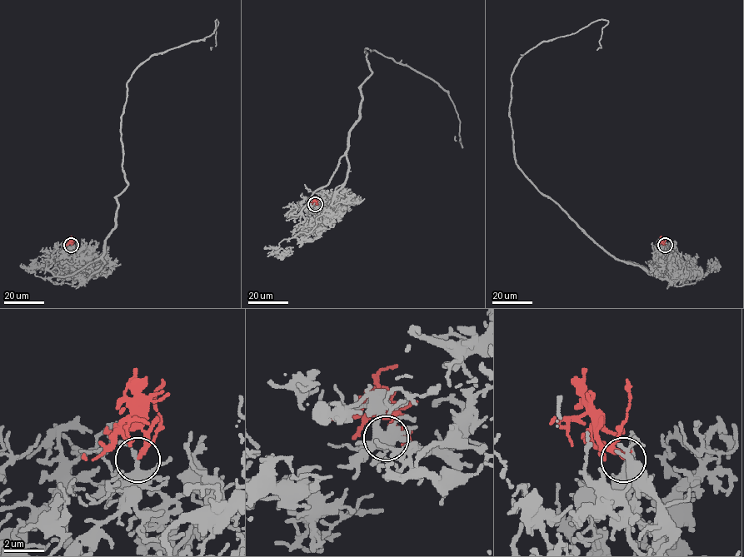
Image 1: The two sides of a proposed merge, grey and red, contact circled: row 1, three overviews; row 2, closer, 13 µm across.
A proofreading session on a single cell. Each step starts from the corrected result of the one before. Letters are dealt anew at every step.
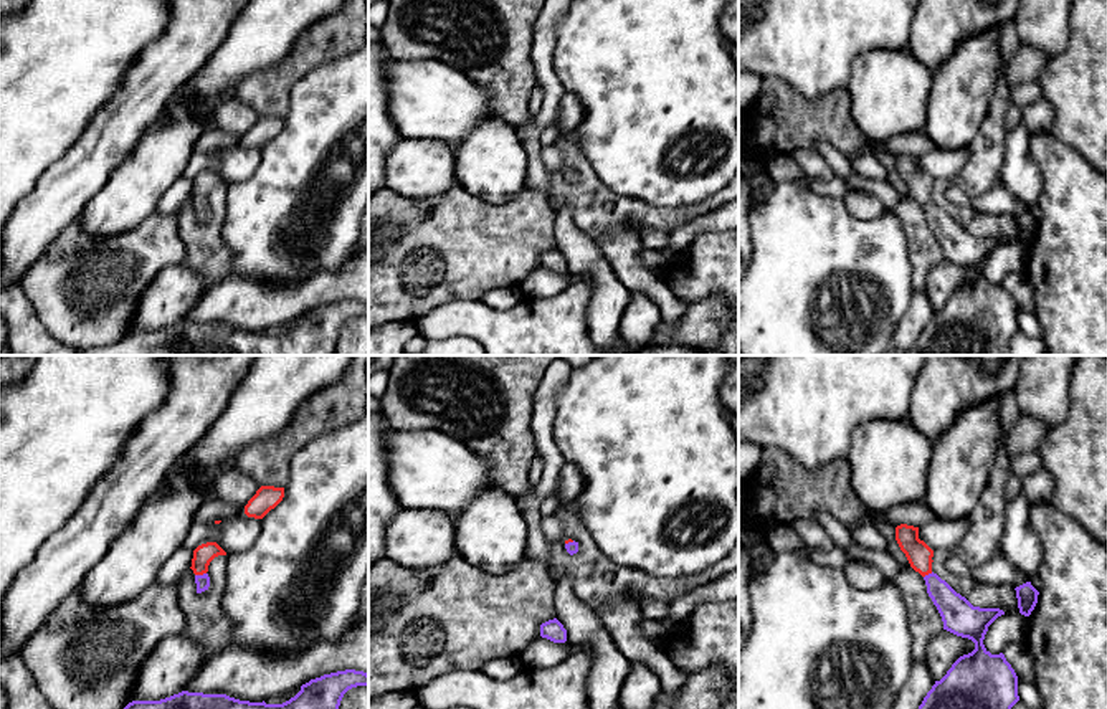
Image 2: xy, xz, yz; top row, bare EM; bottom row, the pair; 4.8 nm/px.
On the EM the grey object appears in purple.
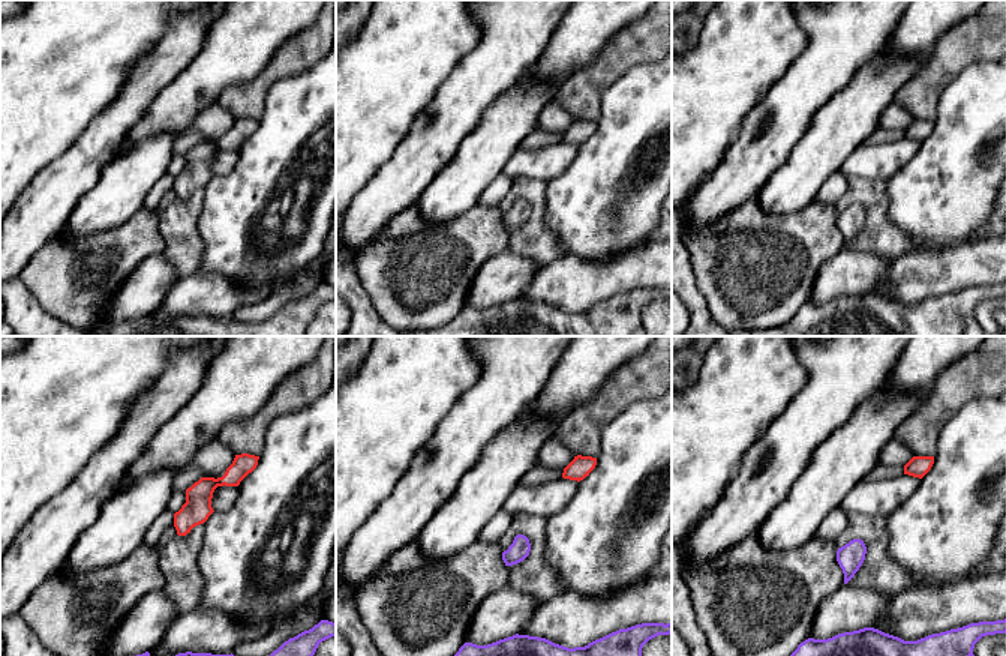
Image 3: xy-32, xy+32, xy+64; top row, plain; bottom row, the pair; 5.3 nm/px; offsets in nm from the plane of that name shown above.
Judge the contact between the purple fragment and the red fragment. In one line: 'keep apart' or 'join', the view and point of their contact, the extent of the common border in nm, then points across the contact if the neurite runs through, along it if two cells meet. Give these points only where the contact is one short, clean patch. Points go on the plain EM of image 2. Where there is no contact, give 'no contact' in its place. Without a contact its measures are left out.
join; contact xy (200, 205); length 60 nm; way xy (202, 212), (200, 205), (204, 184)

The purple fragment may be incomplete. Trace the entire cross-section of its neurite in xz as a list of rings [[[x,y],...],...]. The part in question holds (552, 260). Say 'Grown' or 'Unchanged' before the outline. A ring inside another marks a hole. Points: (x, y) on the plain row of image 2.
Unchanged. [[[554,248],[540,255],[540,266],[554,273],[565,273],[567,259],[557,248]]]

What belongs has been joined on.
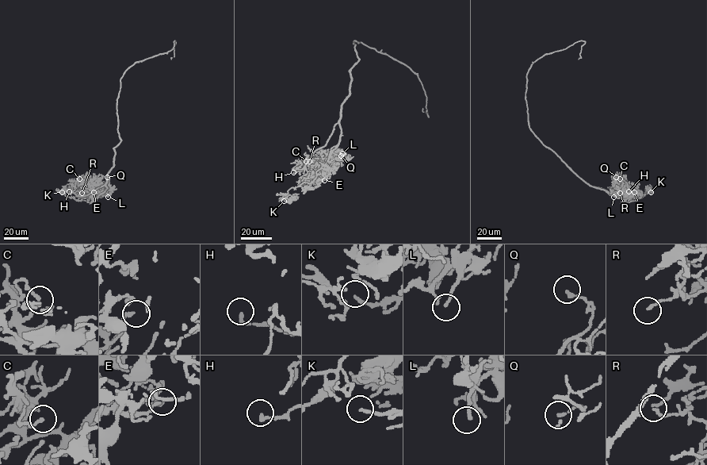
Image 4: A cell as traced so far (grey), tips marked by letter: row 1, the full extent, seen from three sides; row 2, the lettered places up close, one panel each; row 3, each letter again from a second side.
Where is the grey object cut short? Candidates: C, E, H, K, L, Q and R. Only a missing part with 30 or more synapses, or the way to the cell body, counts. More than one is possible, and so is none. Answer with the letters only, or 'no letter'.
no letter

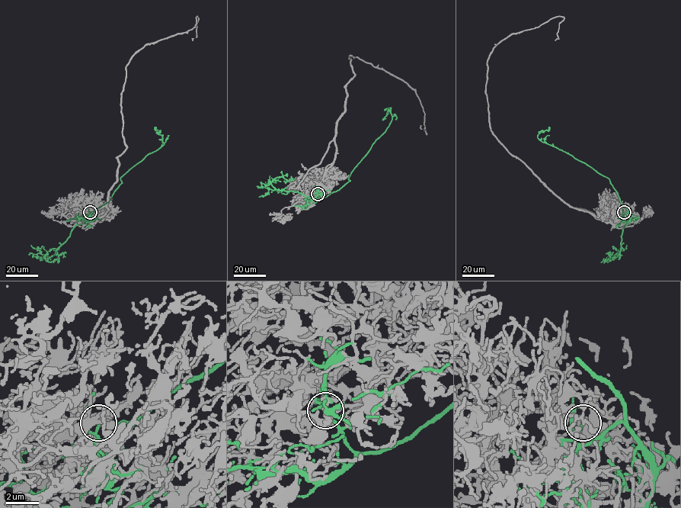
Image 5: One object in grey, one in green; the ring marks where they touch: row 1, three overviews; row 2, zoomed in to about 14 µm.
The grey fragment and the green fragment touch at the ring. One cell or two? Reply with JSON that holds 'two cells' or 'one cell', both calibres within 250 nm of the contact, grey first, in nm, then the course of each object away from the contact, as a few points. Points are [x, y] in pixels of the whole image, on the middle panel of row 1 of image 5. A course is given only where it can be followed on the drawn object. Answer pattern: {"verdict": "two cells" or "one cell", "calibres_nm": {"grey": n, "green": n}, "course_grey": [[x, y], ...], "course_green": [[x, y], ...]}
{"verdict": "two cells", "calibres_nm": {"grey": 150, "green": 100}, "course_grey": [[318, 194], [311, 185], [335, 158], [336, 122], [355, 75], [350, 56], [406, 81], [426, 134], [420, 125]], "course_green": [[318, 194], [323, 198], [350, 180], [351, 172], [391, 121], [391, 107], [386, 109], [388, 114], [382, 120]]}

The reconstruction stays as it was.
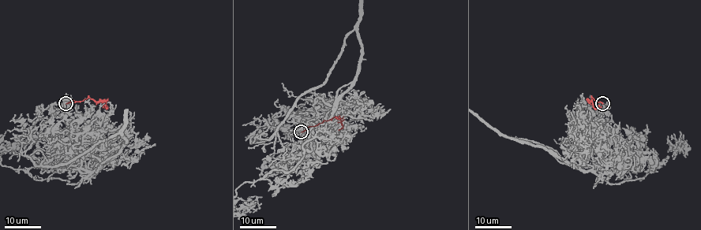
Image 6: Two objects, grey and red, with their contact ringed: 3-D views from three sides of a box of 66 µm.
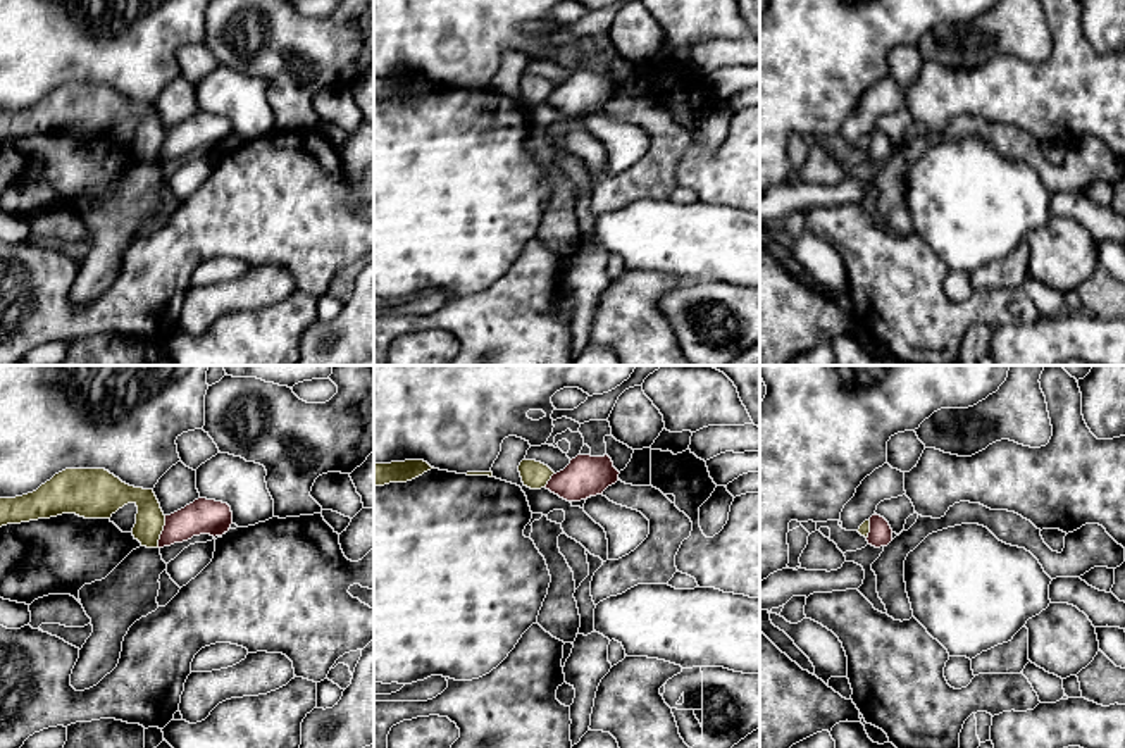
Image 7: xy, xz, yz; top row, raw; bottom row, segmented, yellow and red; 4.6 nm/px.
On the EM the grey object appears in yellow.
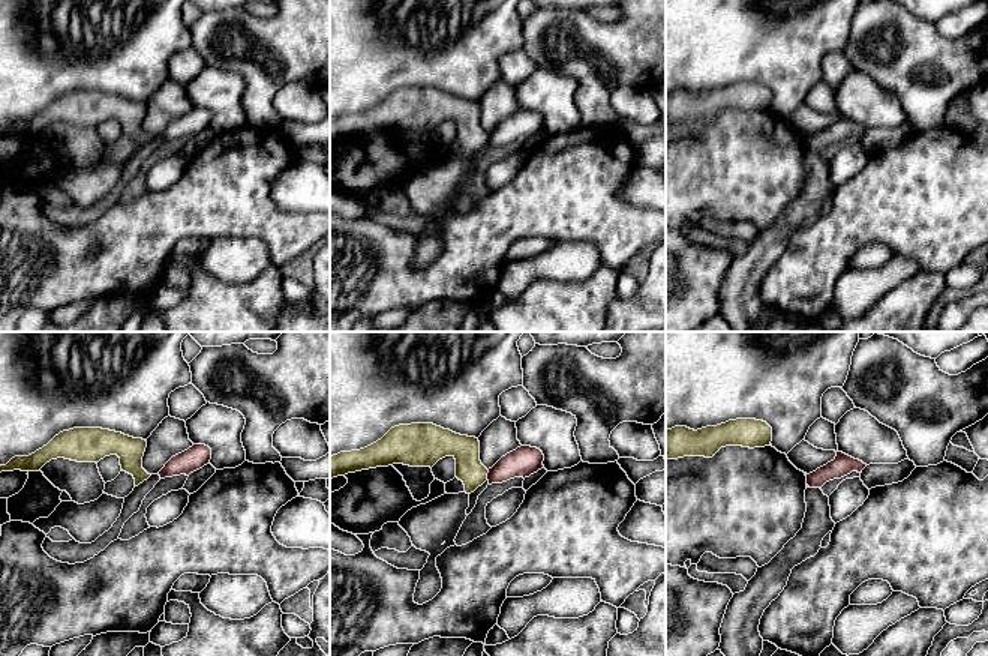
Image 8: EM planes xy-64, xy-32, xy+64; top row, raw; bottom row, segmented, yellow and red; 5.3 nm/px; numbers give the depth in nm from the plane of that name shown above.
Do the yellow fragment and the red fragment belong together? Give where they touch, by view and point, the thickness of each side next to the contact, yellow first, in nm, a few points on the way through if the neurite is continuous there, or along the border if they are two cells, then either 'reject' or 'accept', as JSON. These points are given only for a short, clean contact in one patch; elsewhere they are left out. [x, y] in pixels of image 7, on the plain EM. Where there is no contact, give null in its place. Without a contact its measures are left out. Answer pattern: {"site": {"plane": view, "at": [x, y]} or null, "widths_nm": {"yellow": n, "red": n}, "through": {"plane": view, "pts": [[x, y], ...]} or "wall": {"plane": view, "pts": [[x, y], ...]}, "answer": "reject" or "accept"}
{"site": {"plane": "xy", "at": [162, 143]}, "widths_nm": {"yellow": 140, "red": 160}, "wall": {"plane": "xy", "pts": [[166, 130], [157, 161]]}, "answer": "reject"}

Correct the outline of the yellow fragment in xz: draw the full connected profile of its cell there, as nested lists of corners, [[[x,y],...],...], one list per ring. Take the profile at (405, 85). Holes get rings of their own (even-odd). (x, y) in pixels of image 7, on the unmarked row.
[[[405,74],[405,76],[391,76],[391,78],[376,78],[374,79],[374,102],[384,100],[389,97],[407,97],[412,95],[424,86],[431,84],[427,76],[424,74]]]

